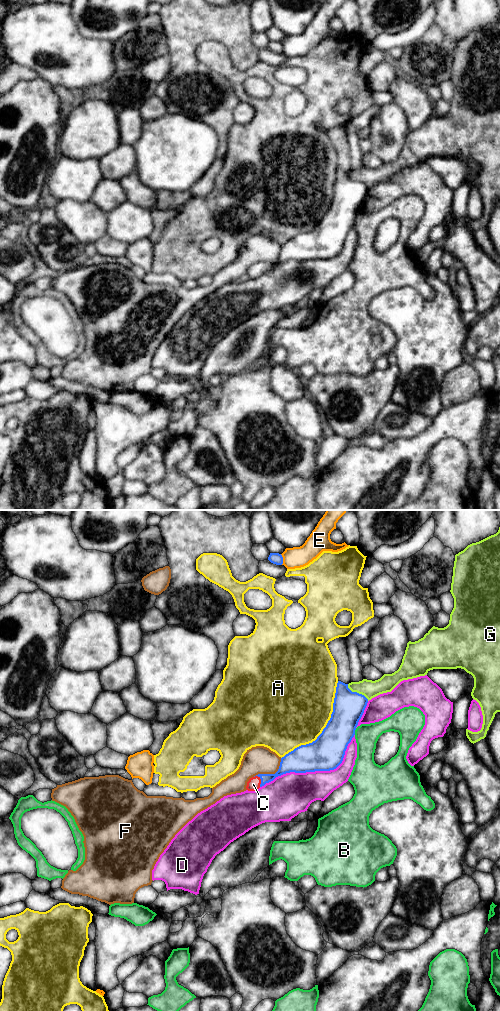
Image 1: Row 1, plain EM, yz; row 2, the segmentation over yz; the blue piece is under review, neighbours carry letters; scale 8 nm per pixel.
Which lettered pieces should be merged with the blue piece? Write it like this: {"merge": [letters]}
{"merge": ["C"]}

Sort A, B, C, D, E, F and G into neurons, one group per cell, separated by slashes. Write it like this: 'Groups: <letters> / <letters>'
Groups: A / B / C / D / E / F / G

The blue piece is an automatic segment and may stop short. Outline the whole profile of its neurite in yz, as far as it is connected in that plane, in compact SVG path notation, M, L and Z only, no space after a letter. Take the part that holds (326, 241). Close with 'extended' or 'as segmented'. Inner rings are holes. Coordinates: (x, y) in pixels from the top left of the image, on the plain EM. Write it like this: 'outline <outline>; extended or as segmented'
outline M338 169L333 200L322 221L312 231L301 233L281 246L275 262L258 262L247 270L248 279L258 278L286 261L330 259L343 249L348 232L367 194L368 187Z; extended

